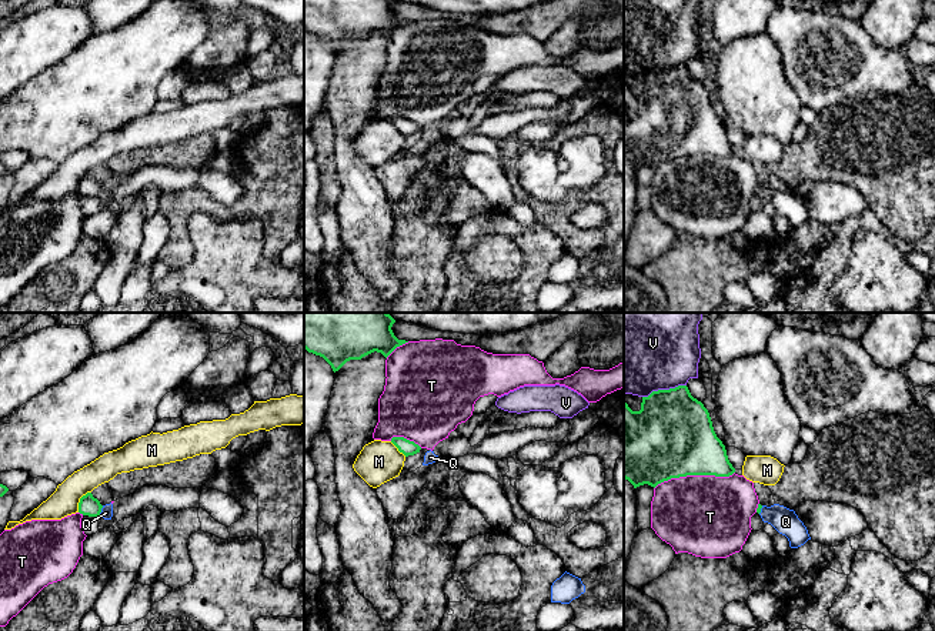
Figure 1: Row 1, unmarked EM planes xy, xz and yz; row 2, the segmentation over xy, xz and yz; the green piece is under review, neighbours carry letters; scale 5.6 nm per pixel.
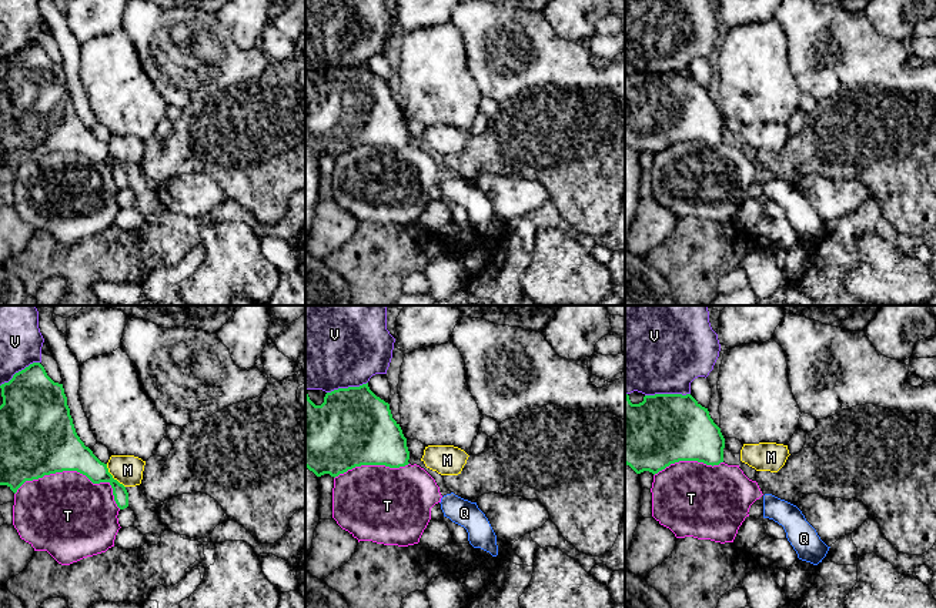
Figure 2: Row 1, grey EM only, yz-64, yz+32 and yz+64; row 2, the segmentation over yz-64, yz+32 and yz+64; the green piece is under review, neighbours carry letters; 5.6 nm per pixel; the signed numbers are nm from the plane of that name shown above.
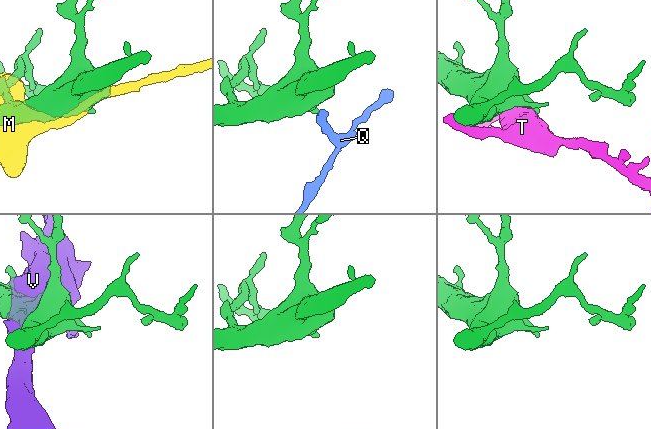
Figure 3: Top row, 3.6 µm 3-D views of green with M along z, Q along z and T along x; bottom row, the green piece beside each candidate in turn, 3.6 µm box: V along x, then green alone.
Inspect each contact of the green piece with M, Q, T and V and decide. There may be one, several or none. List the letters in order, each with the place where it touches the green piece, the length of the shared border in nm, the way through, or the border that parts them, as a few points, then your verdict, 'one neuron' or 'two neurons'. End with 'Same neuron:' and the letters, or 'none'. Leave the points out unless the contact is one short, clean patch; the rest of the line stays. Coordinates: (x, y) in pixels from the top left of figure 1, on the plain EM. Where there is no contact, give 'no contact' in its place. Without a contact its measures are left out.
M: contact xy (80, 180); length 140 nm; two neurons
Q: contact xy (100, 192); length 70 nm; way xy (89, 186), (100, 192), (106, 193); one neuron
T: contact yz (694, 154); length 460 nm; two neurons
V: contact yz (664, 70); length 260 nm; two neurons
Same neuron: Q

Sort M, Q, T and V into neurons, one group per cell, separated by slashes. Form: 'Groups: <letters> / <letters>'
Groups: M / Q / T / V

